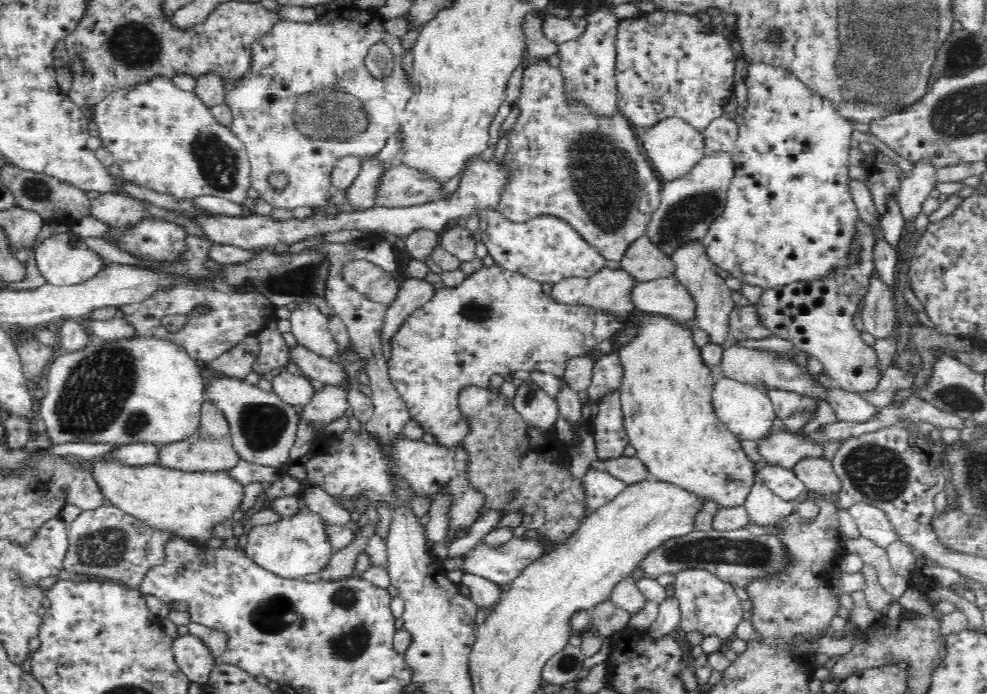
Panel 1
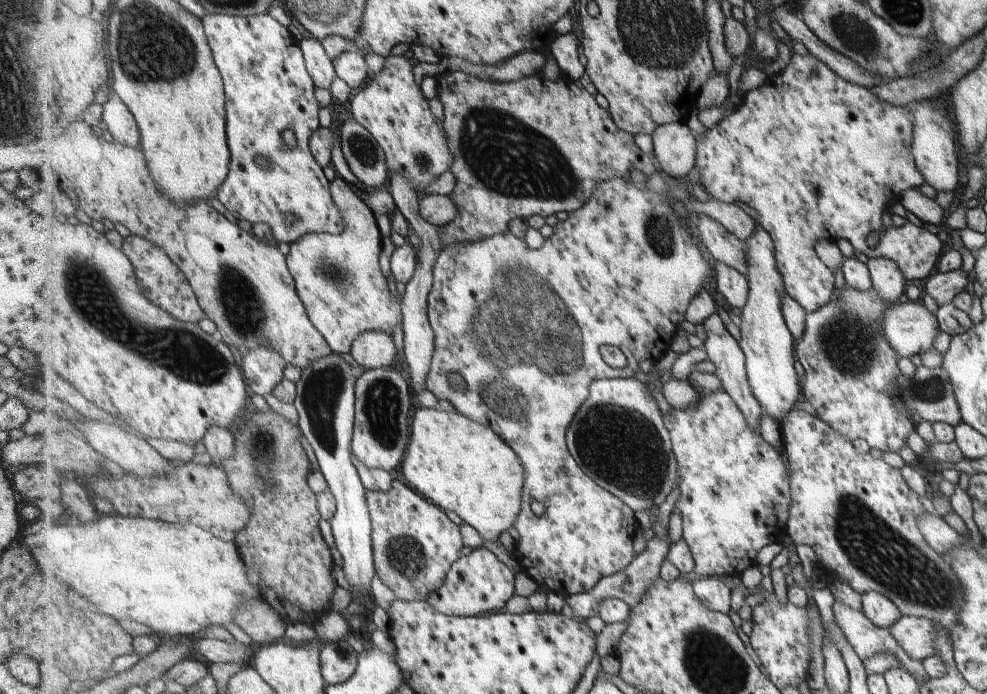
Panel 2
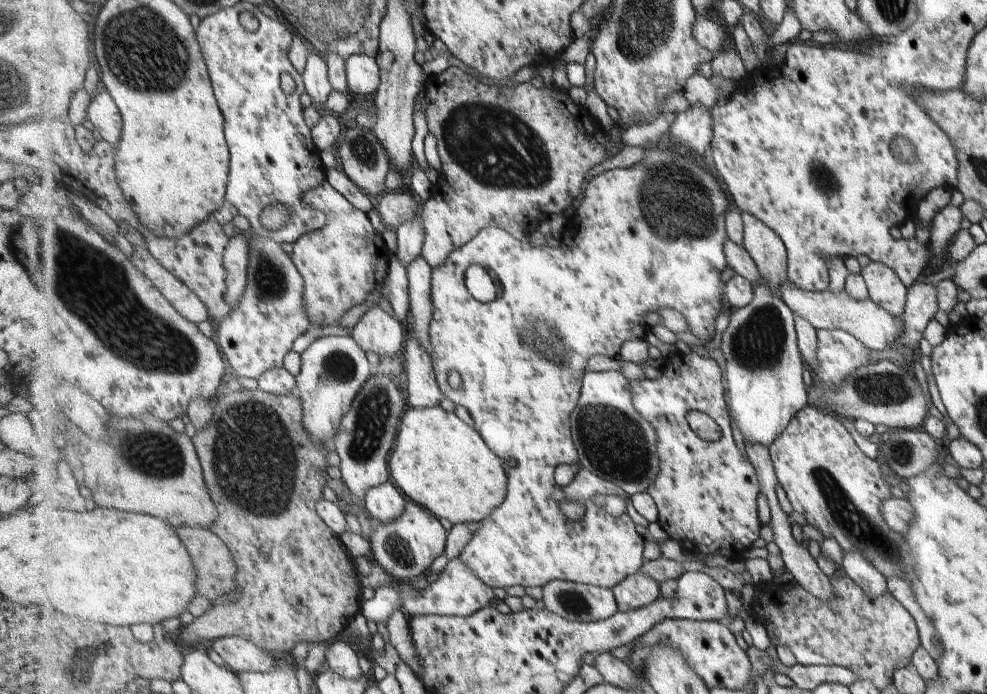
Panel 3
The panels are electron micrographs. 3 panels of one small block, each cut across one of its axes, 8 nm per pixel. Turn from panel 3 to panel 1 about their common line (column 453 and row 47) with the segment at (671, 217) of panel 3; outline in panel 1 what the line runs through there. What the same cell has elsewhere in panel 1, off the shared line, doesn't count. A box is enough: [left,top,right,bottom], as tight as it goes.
[225,8,412,210]

